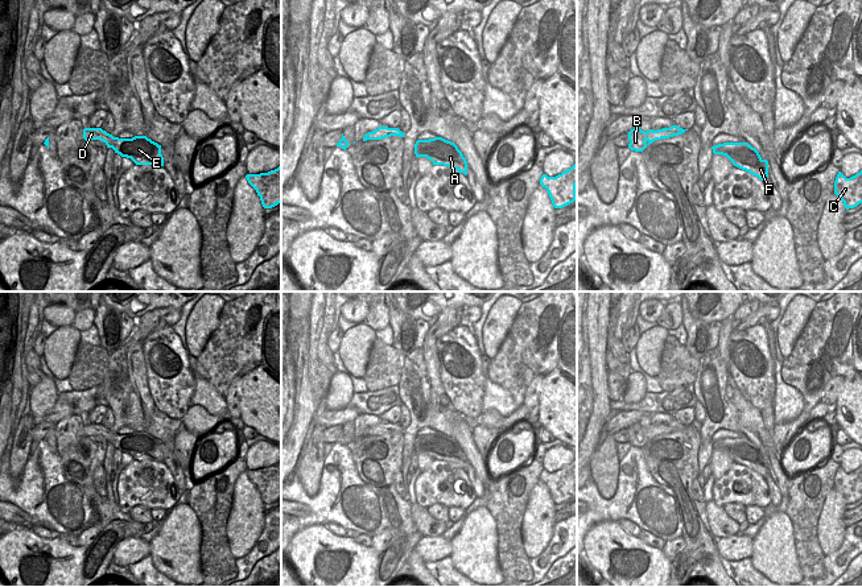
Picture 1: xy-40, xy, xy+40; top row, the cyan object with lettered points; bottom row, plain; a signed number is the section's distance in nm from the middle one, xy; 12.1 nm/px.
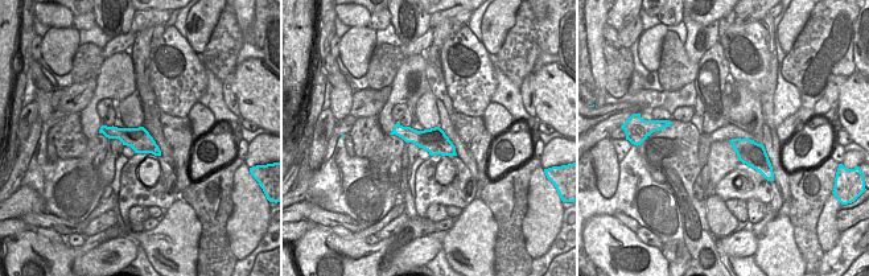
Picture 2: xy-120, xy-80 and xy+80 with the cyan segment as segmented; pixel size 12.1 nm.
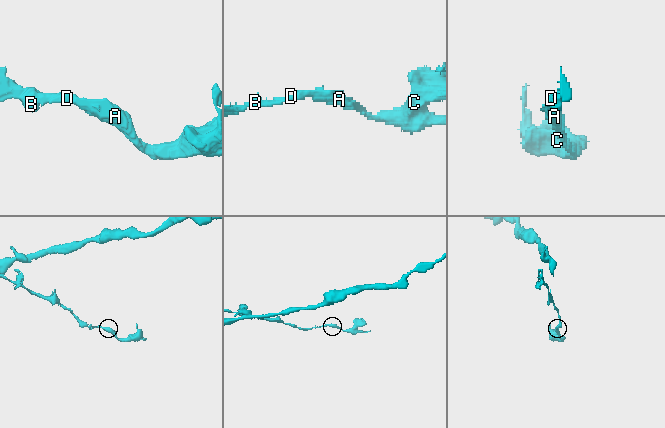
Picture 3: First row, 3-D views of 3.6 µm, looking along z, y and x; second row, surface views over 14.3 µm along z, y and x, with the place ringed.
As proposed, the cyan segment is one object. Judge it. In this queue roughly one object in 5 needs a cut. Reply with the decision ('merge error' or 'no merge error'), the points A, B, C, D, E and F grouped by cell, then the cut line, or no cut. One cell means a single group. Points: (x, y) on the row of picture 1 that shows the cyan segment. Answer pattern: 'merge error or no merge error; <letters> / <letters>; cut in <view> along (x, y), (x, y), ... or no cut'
no merge error; A B C D E F; no cut

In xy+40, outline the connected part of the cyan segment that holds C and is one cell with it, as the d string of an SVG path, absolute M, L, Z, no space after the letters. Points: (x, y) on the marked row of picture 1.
M862 170L850 178L838 171L834 181L834 194L844 202L846 210L862 203Z

